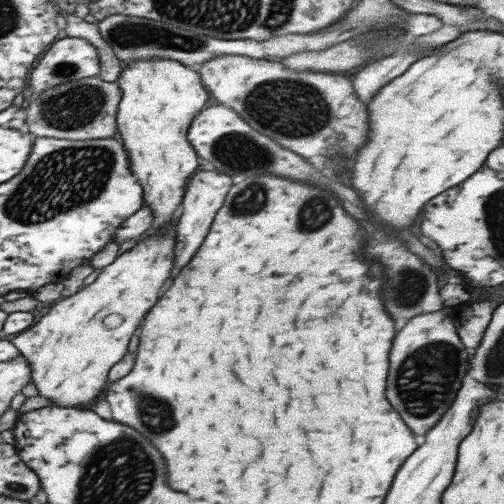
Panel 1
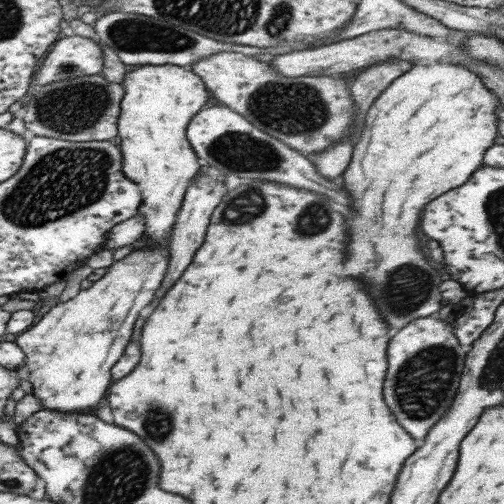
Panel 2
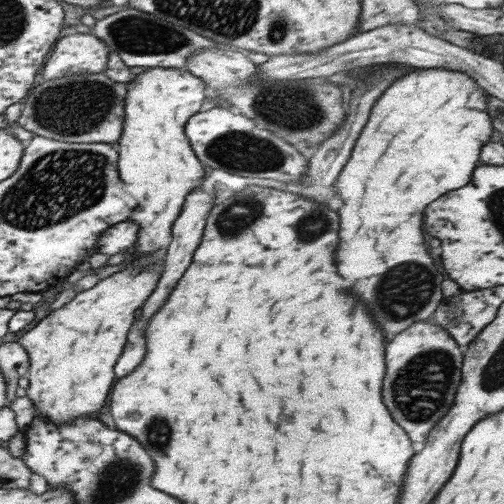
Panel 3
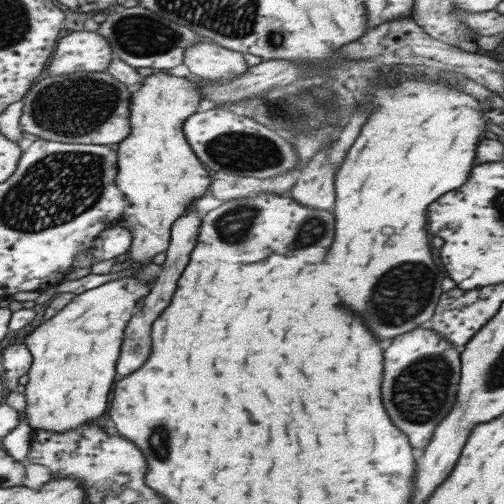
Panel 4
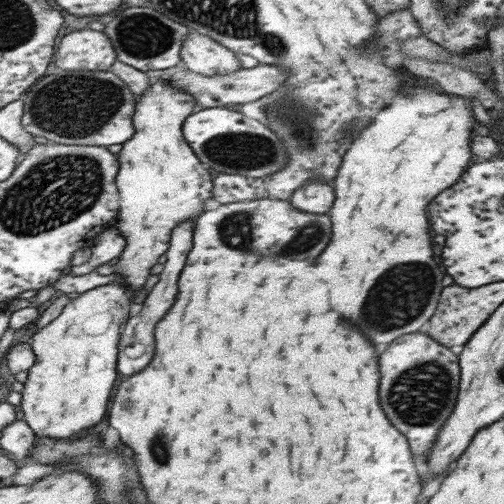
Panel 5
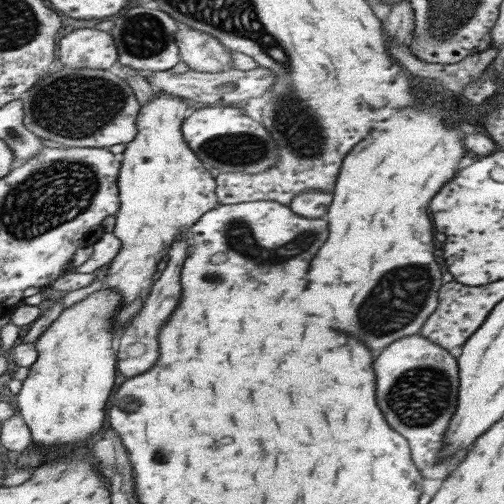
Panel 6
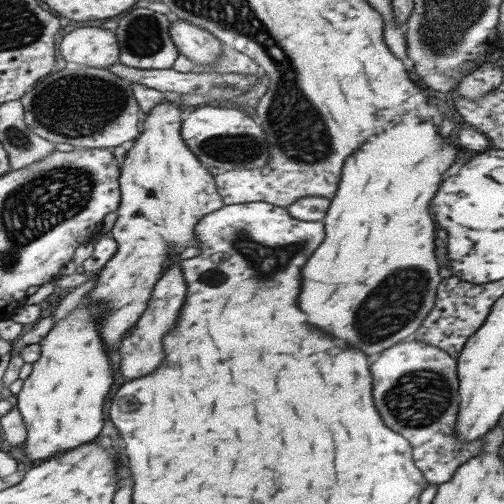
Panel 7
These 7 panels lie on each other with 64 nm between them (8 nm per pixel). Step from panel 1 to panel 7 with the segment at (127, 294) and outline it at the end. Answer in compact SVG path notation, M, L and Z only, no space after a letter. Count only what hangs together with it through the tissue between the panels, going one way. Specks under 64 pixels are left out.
M79 304L61 318L39 342L39 360L23 380L23 388L13 396L25 428L25 456L39 464L63 450L73 450L91 442L103 428L103 400L111 386L111 360L99 336L99 318L103 308L95 304Z

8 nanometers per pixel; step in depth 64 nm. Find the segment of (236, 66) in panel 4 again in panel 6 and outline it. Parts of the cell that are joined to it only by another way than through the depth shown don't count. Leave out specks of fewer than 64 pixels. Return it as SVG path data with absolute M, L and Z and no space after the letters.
M179 24L173 36L179 48L179 60L193 72L227 72L231 70L231 52L213 36Z

